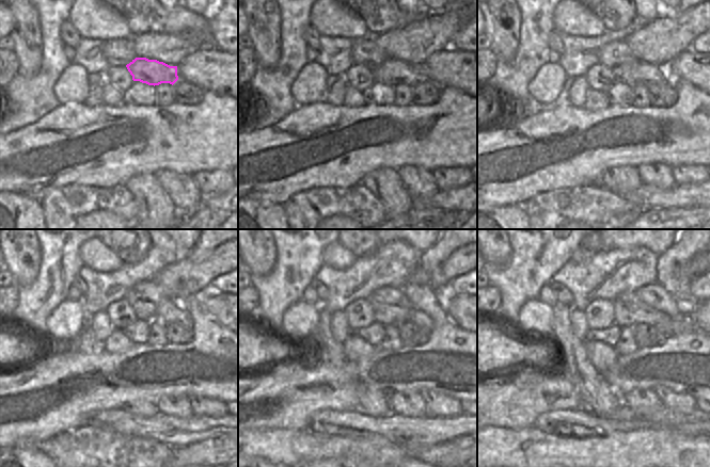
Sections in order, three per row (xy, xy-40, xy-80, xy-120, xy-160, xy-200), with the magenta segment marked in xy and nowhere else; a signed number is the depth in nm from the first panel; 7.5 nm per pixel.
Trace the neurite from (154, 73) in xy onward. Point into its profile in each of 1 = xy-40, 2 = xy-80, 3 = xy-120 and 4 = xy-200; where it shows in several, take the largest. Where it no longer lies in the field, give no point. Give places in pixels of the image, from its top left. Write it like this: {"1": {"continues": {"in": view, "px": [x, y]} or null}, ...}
{"1": {"continues": {"in": "xy-40", "px": [392, 71]}}, "2": {"continues": {"in": "xy-80", "px": [641, 73]}}, "3": {"continues": {"in": "xy-120", "px": [170, 311]}}, "4": {"continues": {"in": "xy-200", "px": [682, 324]}}}

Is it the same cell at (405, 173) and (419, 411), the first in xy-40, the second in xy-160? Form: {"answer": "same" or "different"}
{"answer": "same"}

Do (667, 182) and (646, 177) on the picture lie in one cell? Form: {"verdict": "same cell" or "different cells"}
{"verdict": "same cell"}

